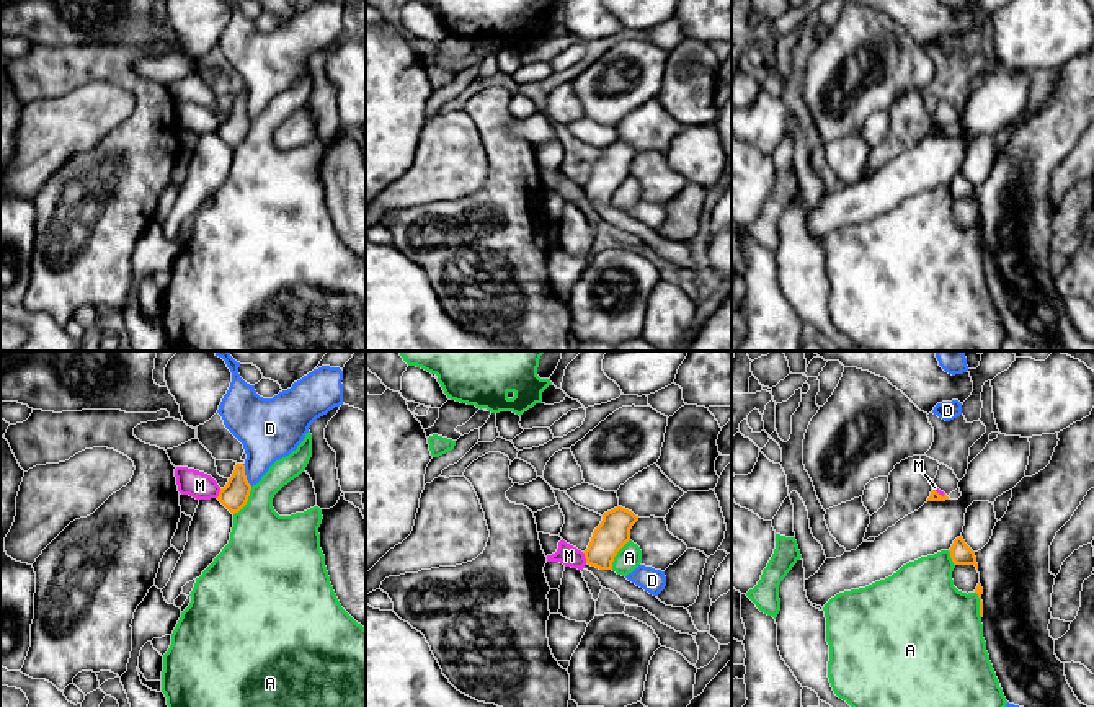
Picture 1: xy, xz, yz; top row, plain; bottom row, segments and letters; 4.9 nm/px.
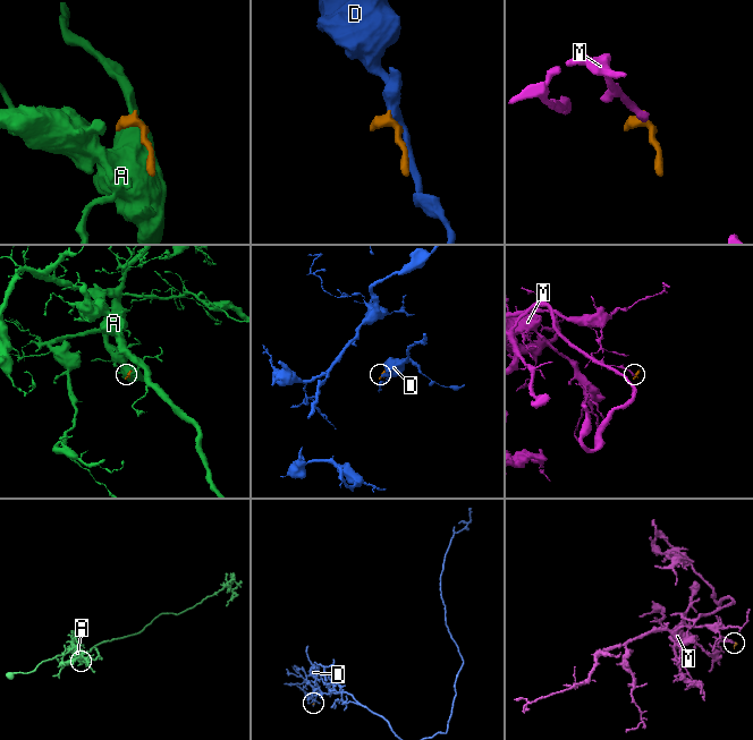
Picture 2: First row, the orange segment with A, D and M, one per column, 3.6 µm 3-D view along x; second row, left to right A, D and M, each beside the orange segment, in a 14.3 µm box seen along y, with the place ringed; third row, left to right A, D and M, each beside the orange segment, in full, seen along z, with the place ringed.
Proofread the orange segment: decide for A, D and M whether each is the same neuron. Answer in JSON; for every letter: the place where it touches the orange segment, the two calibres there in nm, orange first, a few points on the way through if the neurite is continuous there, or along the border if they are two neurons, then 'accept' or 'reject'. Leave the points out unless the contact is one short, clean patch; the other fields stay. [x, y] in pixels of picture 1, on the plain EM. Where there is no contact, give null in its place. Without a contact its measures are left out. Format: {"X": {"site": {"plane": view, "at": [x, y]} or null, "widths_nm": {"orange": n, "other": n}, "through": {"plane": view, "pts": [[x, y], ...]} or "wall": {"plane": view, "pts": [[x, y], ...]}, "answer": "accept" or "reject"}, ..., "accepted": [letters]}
{"A": {"site": {"plane": "xy", "at": [247, 134]}, "widths_nm": {"orange": 140, "other": 360}, "answer": "reject"}, "D": {"site": {"plane": "xy", "at": [245, 110]}, "widths_nm": {"orange": 140, "other": 280}, "wall": {"plane": "xy", "pts": [[242, 98], [245, 113], [252, 120]]}, "answer": "reject"}, "M": {"site": {"plane": "xz", "at": [585, 191]}, "widths_nm": {"orange": 160, "other": 100}, "wall": {"plane": "xz", "pts": [[582, 186], [587, 196]]}, "answer": "reject"}, "accepted": []}

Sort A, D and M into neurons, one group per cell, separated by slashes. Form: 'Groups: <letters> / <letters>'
Groups: A / D / M

